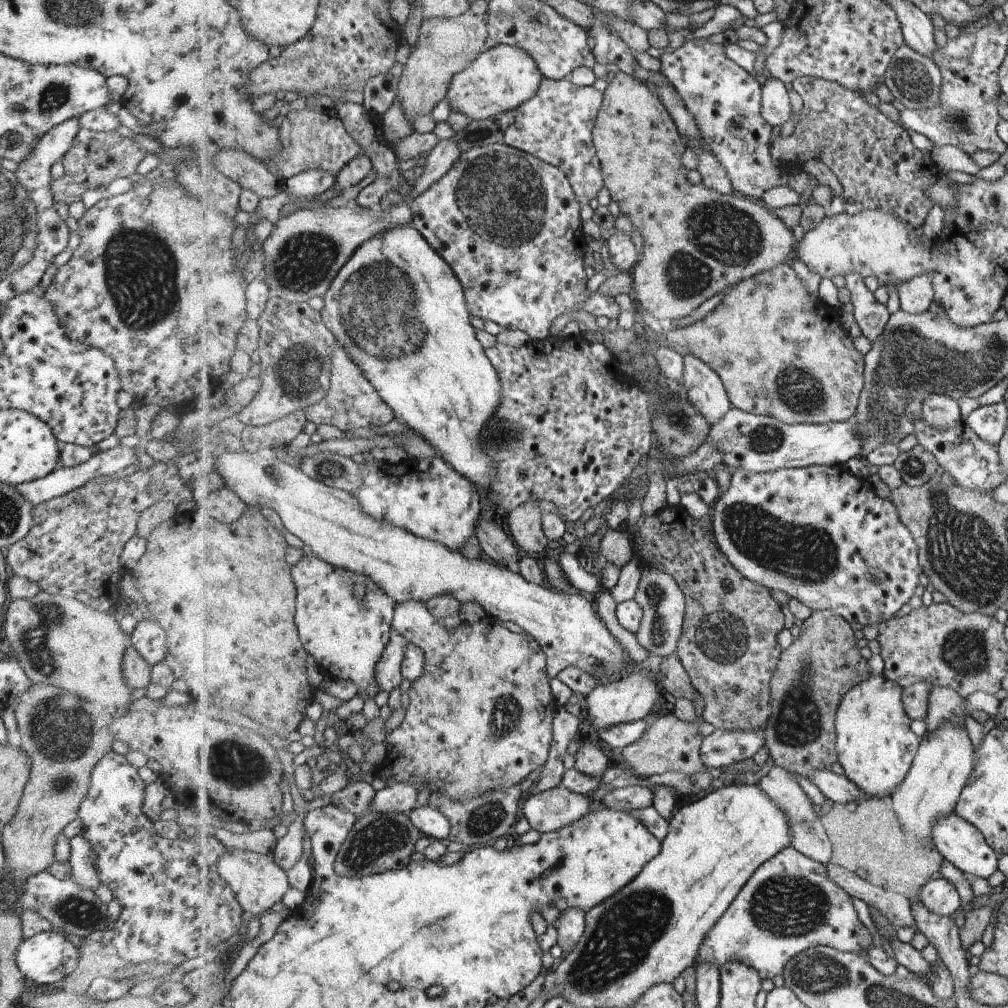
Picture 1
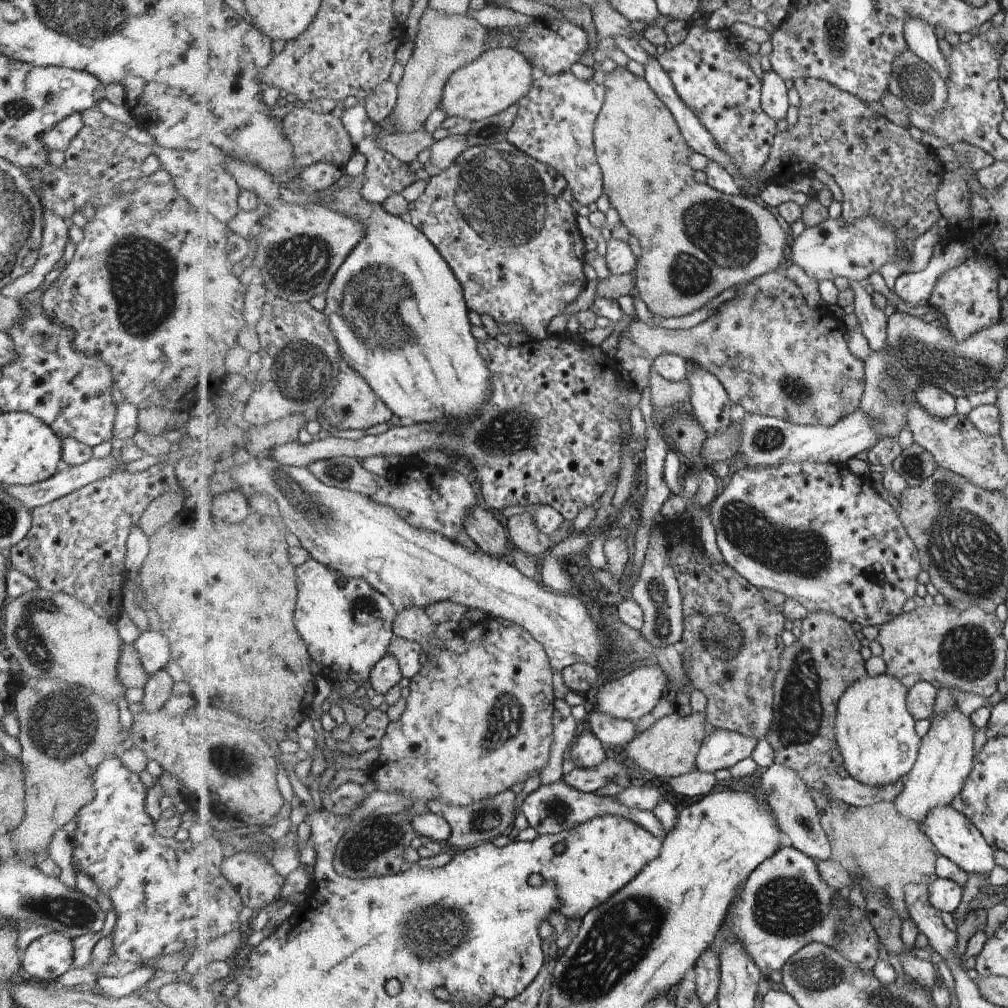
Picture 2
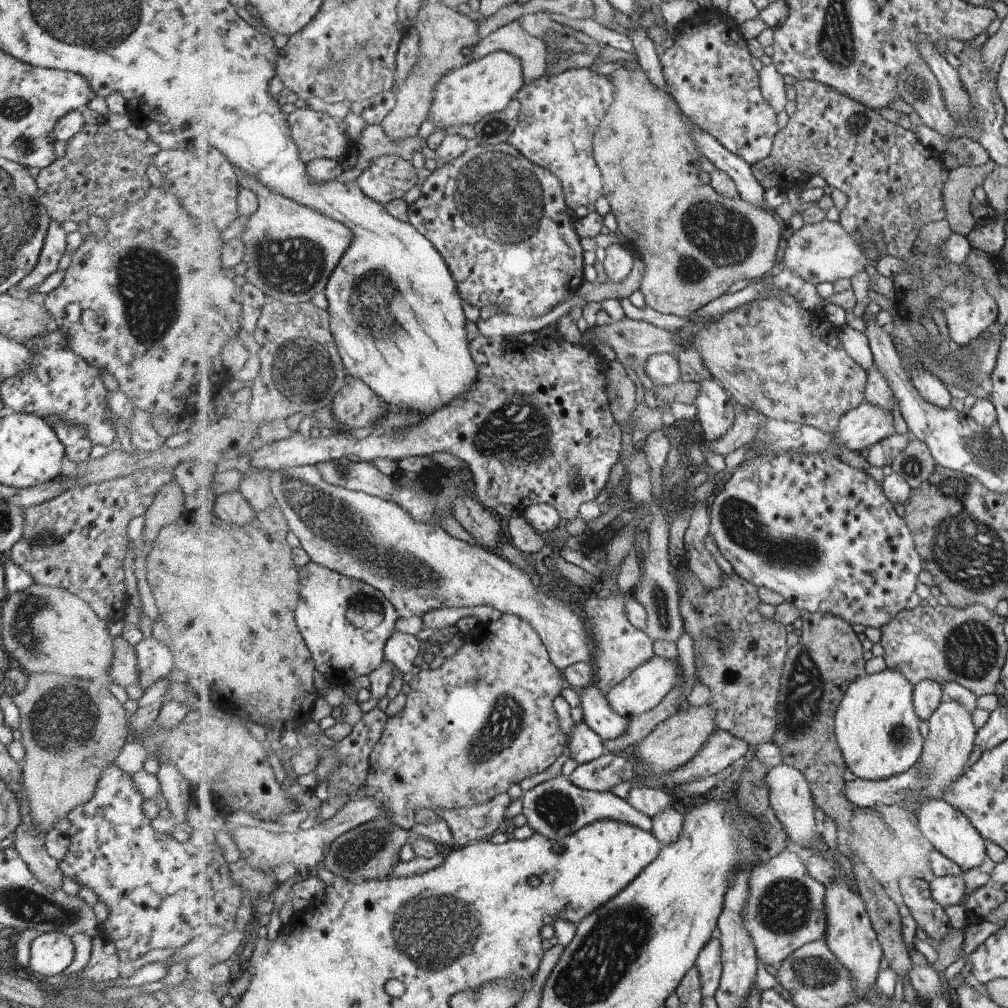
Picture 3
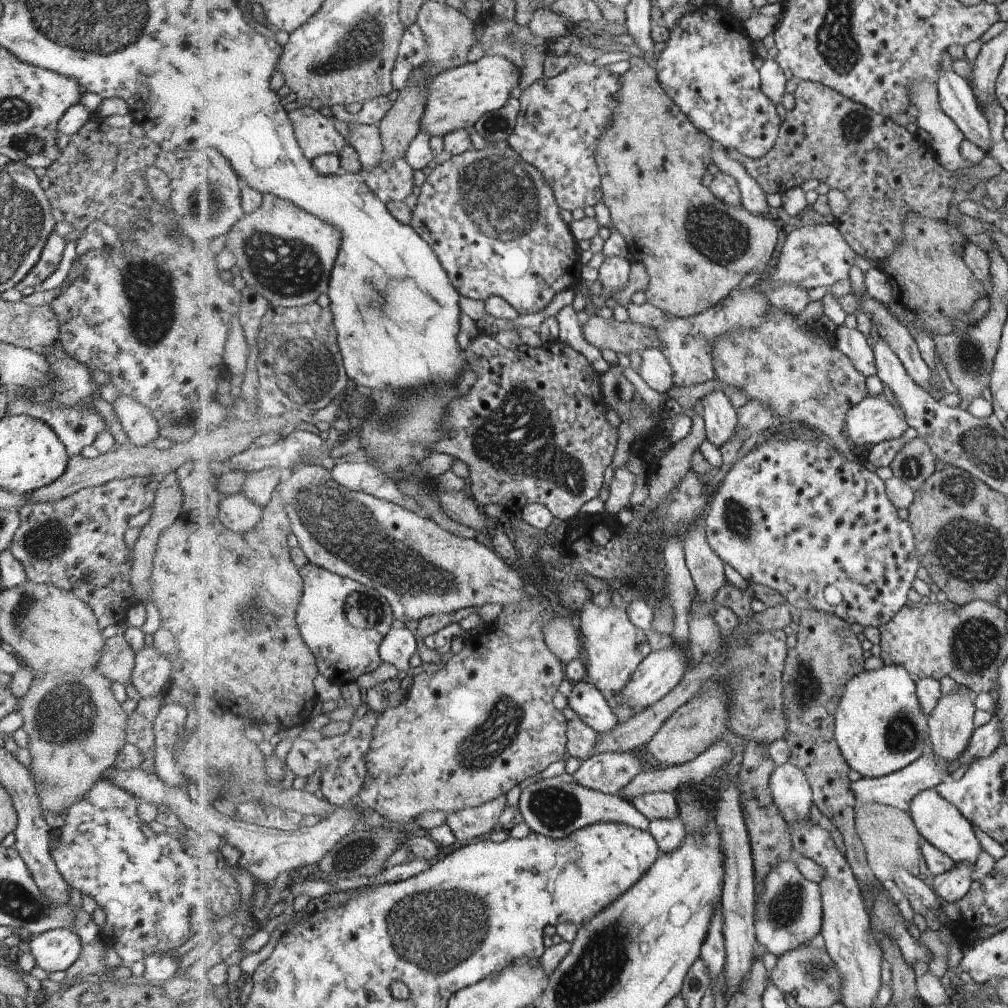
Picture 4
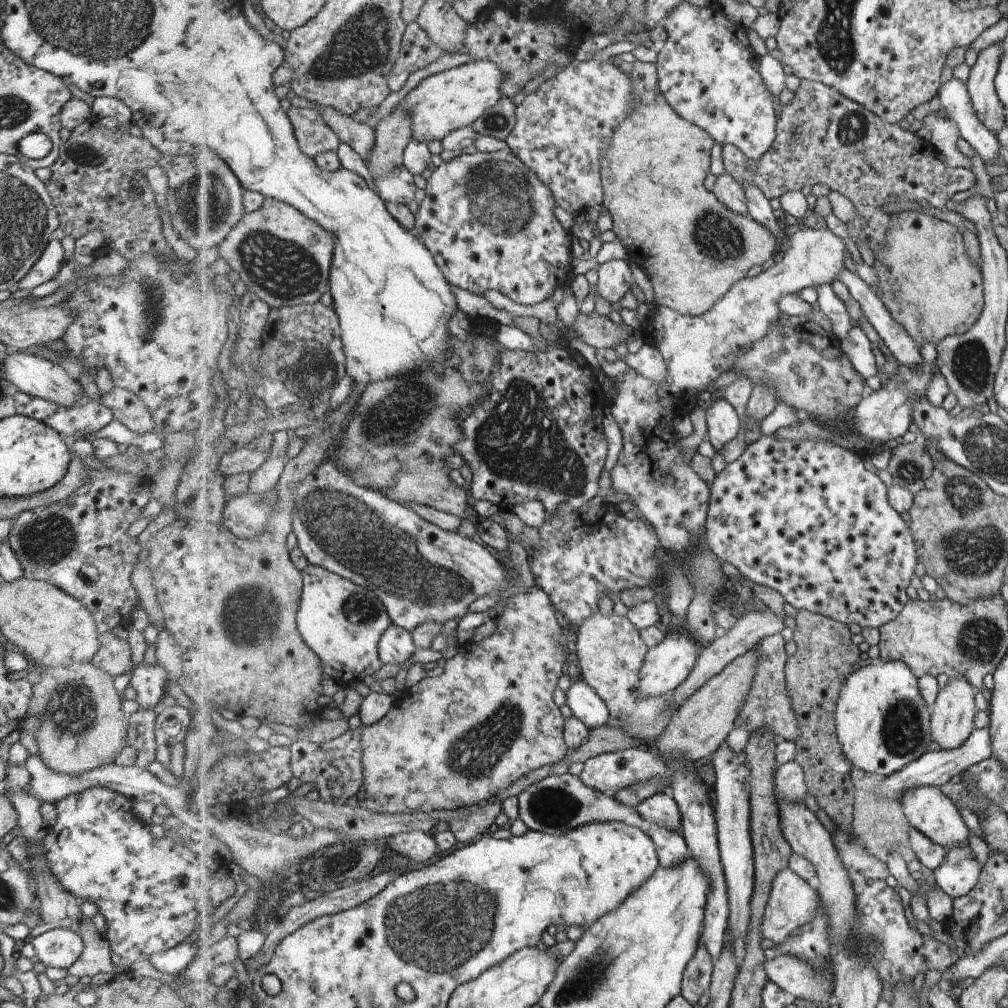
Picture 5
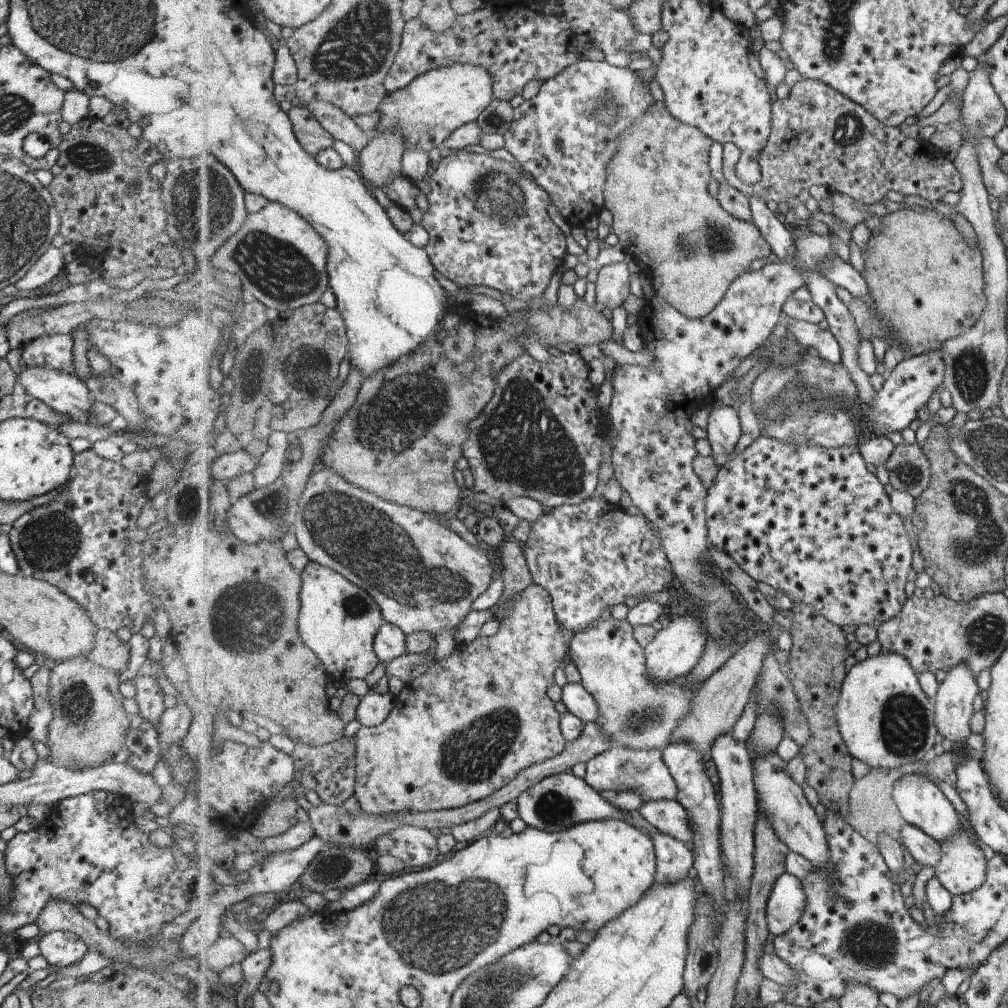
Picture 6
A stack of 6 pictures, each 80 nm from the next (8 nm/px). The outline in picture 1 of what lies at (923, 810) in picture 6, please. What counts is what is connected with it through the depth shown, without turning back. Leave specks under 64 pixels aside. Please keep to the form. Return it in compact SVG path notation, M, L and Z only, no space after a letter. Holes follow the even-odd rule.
M955 811L948 815L940 816L935 822L932 830L932 840L935 847L944 856L950 860L957 868L971 877L991 878L997 868L999 868L999 859L997 850L995 850L986 839L986 836L973 823L967 822Z

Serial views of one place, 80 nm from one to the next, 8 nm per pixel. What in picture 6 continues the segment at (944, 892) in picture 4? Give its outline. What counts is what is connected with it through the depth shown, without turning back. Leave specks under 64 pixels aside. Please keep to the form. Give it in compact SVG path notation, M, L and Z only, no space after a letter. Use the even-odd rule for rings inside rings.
M964 829L941 842L943 856L940 863L933 866L934 876L939 878L941 884L951 892L953 897L973 892L986 881L991 852L983 848L981 843L980 840L980 844L977 844L977 841L973 840L973 835Z

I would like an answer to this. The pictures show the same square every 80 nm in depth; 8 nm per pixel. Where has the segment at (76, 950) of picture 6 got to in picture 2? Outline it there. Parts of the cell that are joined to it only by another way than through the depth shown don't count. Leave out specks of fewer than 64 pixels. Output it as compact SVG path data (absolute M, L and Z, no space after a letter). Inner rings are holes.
M49 931L27 945L20 965L33 978L54 980L70 968L72 958L71 941L61 933Z

